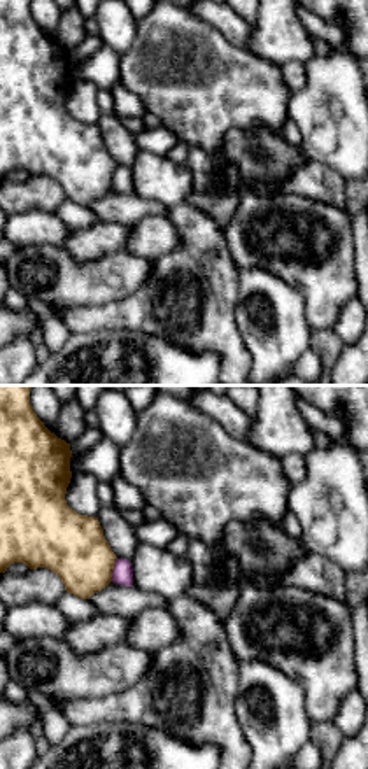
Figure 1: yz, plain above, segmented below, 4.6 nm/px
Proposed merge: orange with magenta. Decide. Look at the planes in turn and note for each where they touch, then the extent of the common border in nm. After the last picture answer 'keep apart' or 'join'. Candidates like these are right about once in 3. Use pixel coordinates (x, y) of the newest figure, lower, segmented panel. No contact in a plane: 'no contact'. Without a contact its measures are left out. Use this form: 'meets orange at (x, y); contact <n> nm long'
meets orange at (113, 570); contact 110 nm long

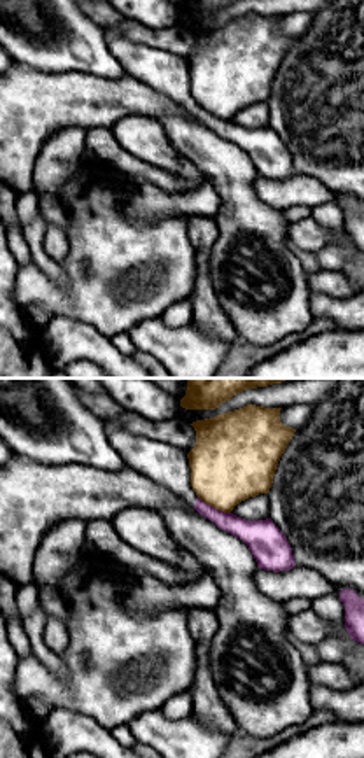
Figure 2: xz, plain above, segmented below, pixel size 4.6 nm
meets orange at (214, 506); contact 170 nm long

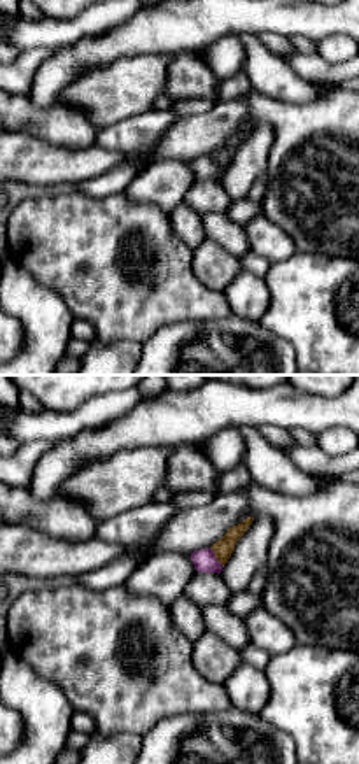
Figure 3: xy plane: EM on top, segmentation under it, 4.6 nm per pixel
meets orange at (216, 556); contact 110 nm long

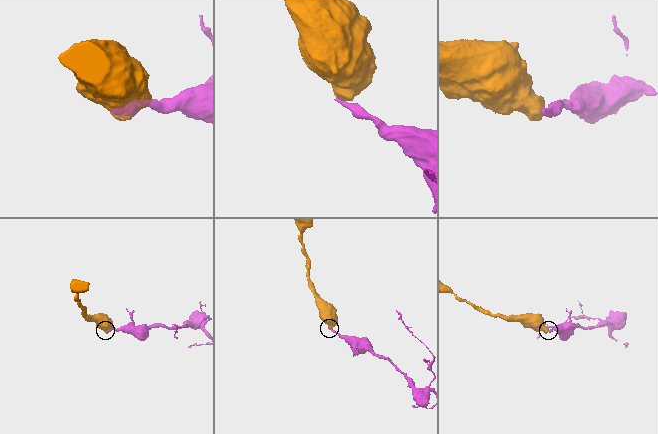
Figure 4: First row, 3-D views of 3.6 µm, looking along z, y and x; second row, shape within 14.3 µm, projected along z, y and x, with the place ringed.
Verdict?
keep apart

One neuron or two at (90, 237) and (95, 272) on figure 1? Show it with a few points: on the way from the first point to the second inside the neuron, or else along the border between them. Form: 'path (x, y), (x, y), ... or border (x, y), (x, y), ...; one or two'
path (99, 246), (107, 253), (100, 263); one

